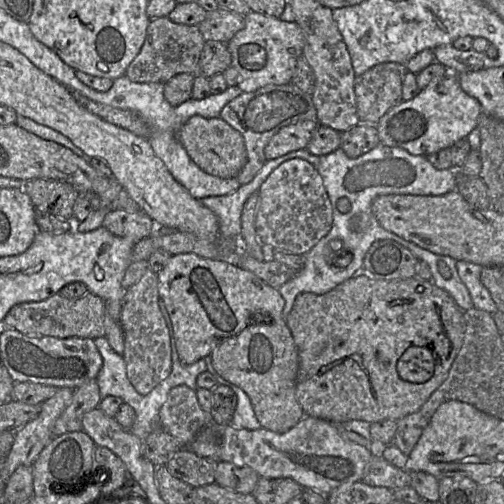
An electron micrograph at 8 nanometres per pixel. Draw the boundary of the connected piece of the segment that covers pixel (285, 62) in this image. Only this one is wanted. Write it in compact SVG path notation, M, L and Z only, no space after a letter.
M250 11L244 16L245 26L228 42L231 66L240 75L238 87L243 92L254 92L269 84L291 83L296 60L302 57L305 35L296 22Z

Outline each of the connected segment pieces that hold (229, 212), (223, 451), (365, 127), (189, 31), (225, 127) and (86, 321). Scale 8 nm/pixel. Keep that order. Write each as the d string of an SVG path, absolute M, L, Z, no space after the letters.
M307 149L289 152L281 157L266 160L261 170L248 184L241 185L236 191L222 196L209 196L200 202L217 216L219 235L221 239L239 239L241 232L241 215L245 202L254 193L259 192L260 186L278 166L285 161L299 158L312 164L316 170L320 157L311 154Z
M305 416L284 433L264 428L238 430L230 425L218 428L221 434L220 461L249 467L266 479L292 479L303 488L311 488L323 495L344 484L362 481L365 467L377 452L343 438L335 424L311 416Z
M359 122L341 133L340 148L351 158L358 158L380 144L377 123Z
M168 16L150 20L145 41L136 58L129 64L125 75L133 82L166 83L180 73L197 75L200 56L206 43L197 25L173 22Z
M190 117L177 132L177 139L189 157L208 174L235 178L246 164L247 152L242 135L220 117Z
M90 292L81 298L67 298L57 293L44 301L14 305L6 314L1 328L15 329L30 337L79 337L94 340L105 337L105 313L104 301Z

